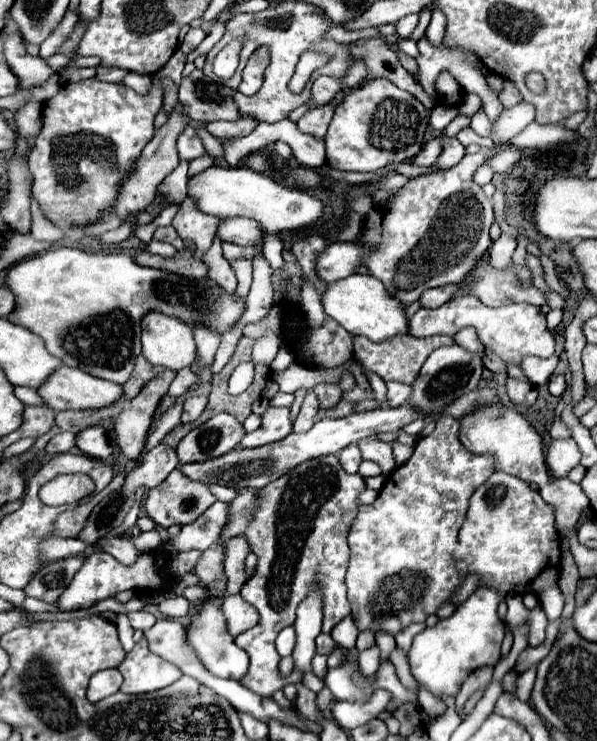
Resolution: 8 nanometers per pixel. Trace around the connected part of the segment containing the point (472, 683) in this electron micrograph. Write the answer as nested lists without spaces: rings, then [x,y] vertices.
[[[482,667],[480,671],[472,673],[472,675],[464,681],[460,693],[455,697],[456,711],[462,720],[465,719],[465,716],[460,714],[460,709],[464,706],[466,701],[468,701],[476,691],[480,691],[480,689],[488,689],[490,683],[492,683],[492,667],[488,667],[488,669]]]

